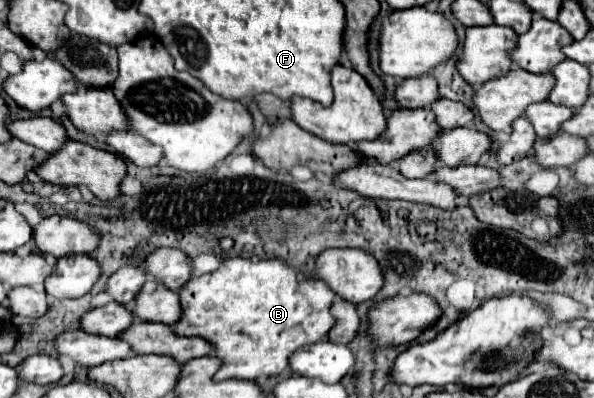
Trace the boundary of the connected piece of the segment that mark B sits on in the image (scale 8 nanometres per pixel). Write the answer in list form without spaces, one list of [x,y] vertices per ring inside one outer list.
[[[226,258],[218,270],[190,278],[180,290],[182,316],[172,324],[174,334],[178,336],[200,336],[212,344],[214,356],[222,362],[214,380],[258,380],[262,376],[276,376],[286,370],[288,358],[292,352],[306,344],[320,342],[328,336],[328,330],[334,326],[330,306],[334,292],[318,280],[308,280],[296,284],[296,272],[282,260],[250,260],[250,258]]]

